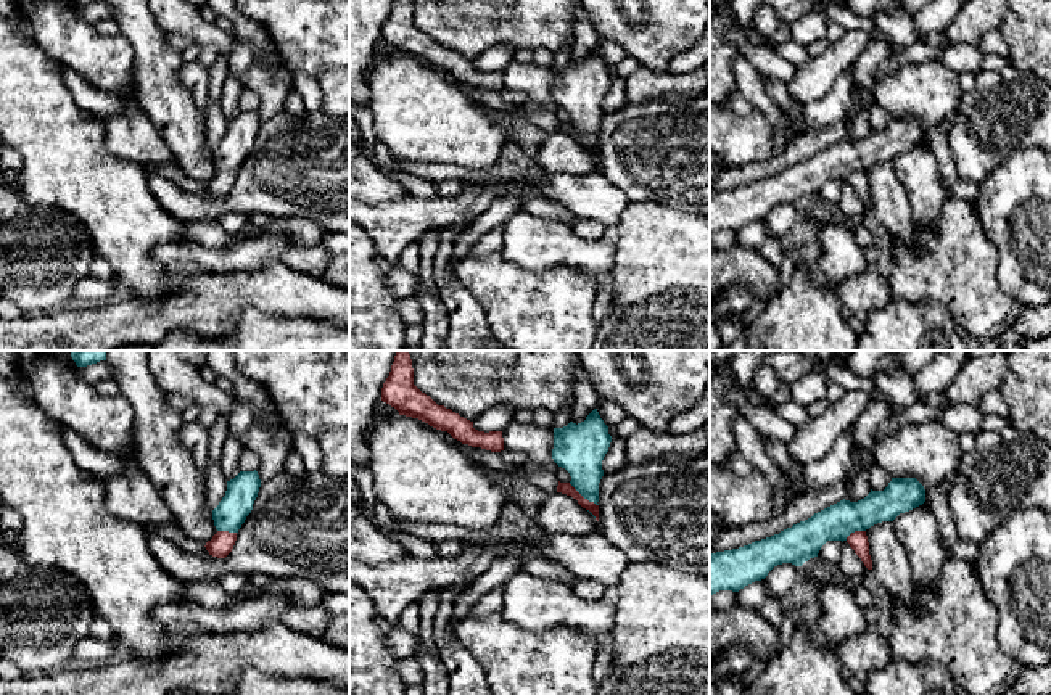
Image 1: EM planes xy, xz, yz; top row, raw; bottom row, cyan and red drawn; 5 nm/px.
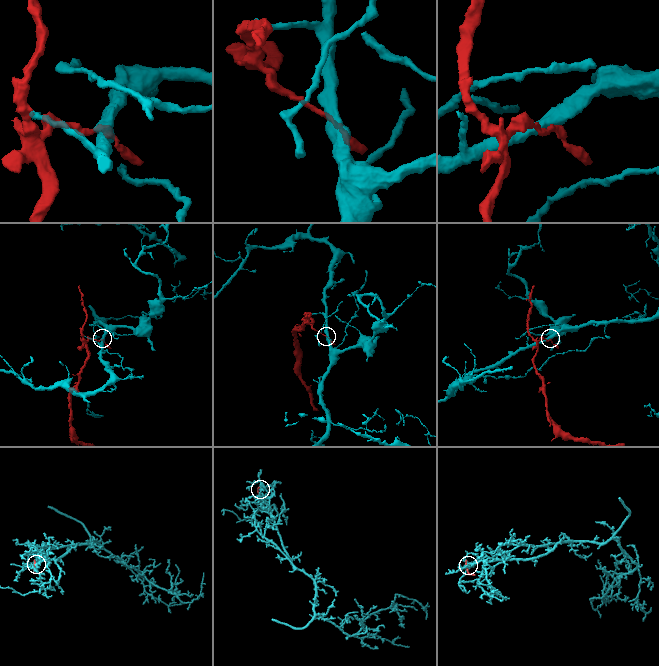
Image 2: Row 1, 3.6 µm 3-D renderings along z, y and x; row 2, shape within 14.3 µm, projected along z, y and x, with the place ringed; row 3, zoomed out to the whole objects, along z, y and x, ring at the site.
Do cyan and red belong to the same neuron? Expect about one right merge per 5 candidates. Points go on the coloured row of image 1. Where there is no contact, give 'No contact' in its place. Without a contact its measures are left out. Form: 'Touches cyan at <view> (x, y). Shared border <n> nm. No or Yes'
Touches cyan at xz (583, 496). Shared border 190 nm. No

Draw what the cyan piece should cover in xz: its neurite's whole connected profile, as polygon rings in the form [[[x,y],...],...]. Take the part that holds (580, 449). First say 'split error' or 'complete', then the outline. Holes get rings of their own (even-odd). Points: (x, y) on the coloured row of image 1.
complete | [[[597,409],[578,425],[570,422],[563,428],[554,428],[554,462],[570,473],[570,484],[596,505],[599,505],[599,483],[604,476],[602,460],[610,442],[608,426]]]

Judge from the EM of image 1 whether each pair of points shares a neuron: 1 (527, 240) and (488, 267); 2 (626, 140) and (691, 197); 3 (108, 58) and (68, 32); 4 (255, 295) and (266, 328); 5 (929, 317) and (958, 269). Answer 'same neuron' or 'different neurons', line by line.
1: different neurons
2: same neuron
3: same neuron
4: different neurons
5: different neurons

